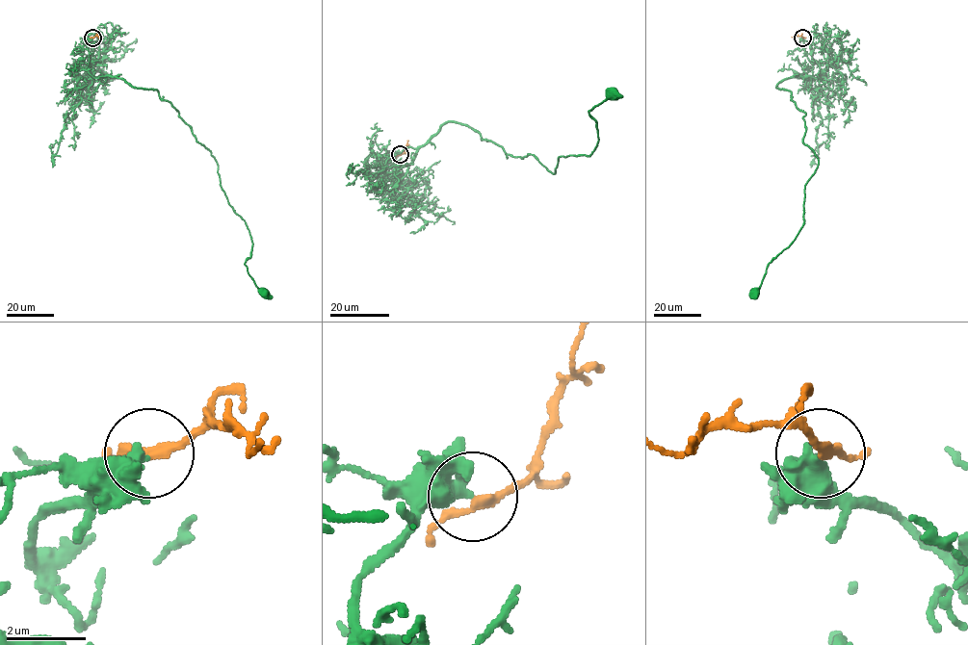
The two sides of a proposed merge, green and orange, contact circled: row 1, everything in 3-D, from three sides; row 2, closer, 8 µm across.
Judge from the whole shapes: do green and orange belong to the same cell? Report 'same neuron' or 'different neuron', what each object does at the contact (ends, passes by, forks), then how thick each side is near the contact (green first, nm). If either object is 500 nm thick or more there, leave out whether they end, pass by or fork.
same neuron; green ends there; orange passes by; 460 nm thick on the green side, 200 nm on the other

